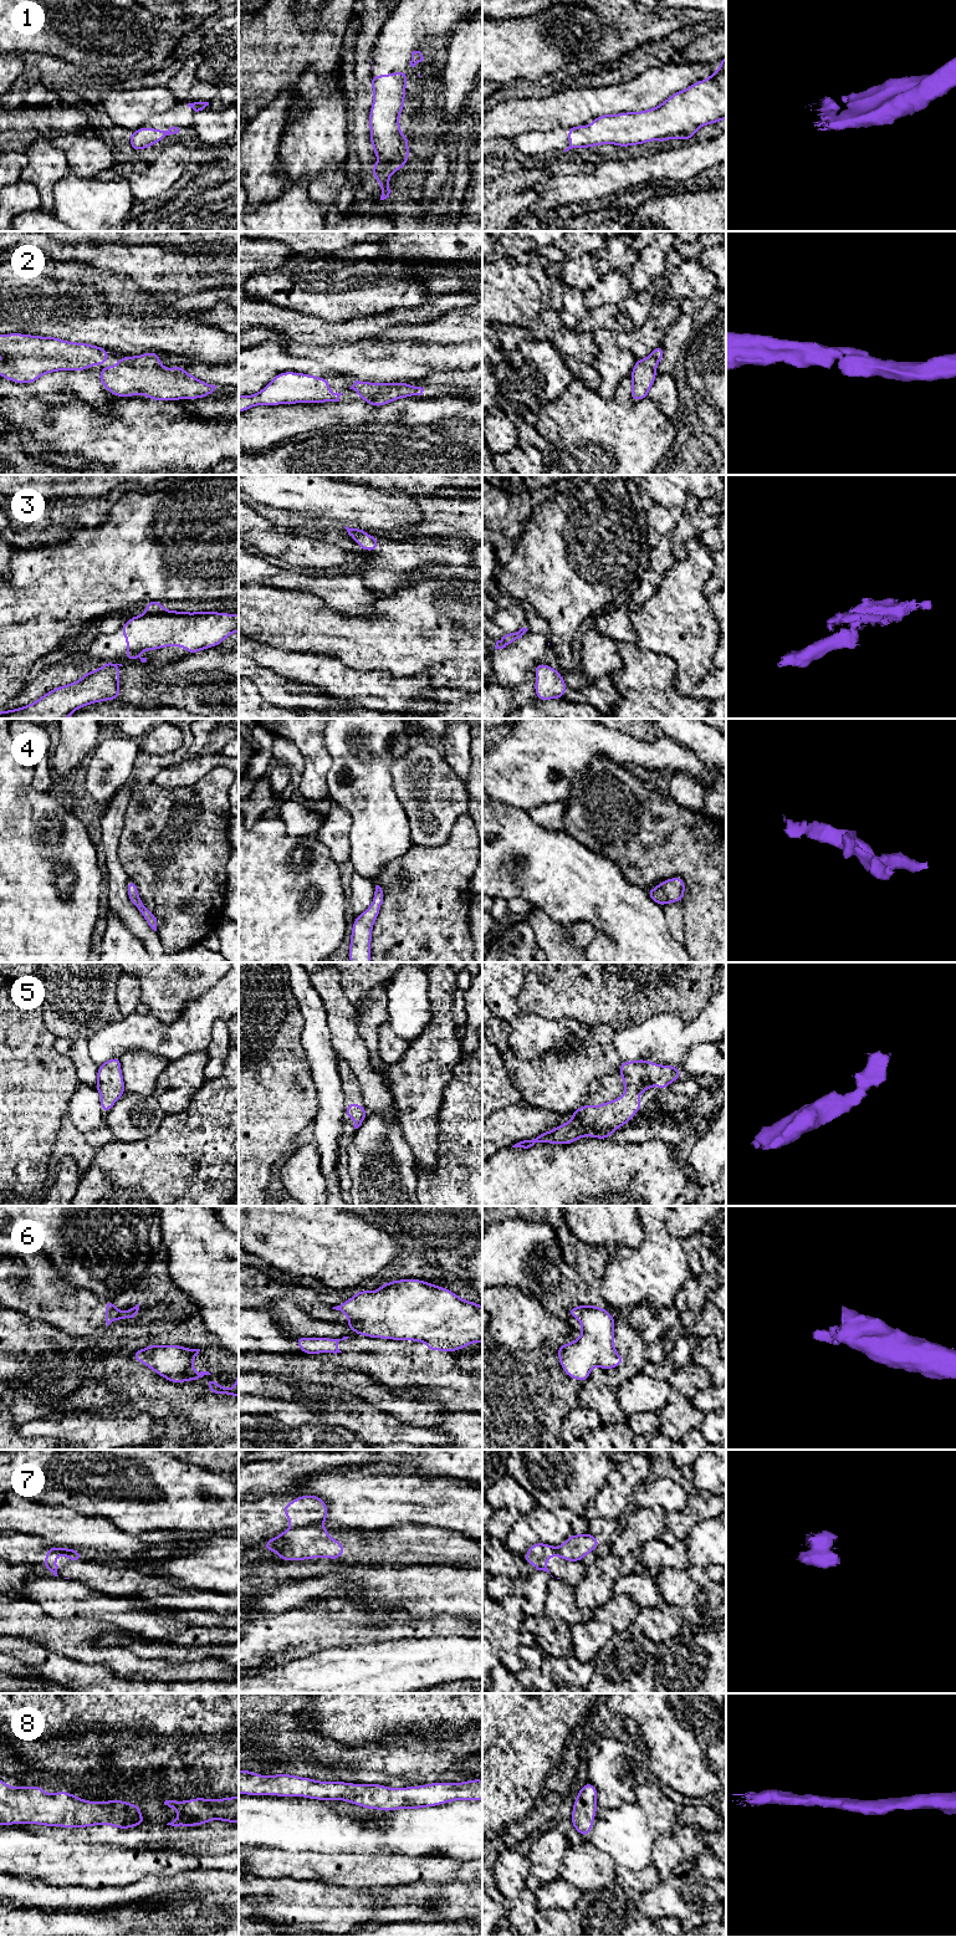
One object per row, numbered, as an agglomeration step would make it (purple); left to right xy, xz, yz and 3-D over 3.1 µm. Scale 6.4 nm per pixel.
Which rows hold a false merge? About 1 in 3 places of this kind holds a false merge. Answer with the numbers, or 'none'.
3, 7

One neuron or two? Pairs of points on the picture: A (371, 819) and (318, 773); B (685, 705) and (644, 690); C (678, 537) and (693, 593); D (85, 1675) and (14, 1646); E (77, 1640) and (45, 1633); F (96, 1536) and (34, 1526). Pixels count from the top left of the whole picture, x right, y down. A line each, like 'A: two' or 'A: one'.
A: two
B: one
C: two
D: one
E: one
F: one

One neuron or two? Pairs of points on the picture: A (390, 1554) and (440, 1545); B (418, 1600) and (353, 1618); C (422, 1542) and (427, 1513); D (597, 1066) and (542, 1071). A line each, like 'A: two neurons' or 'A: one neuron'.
A: one neuron
B: two neurons
C: two neurons
D: one neuron

